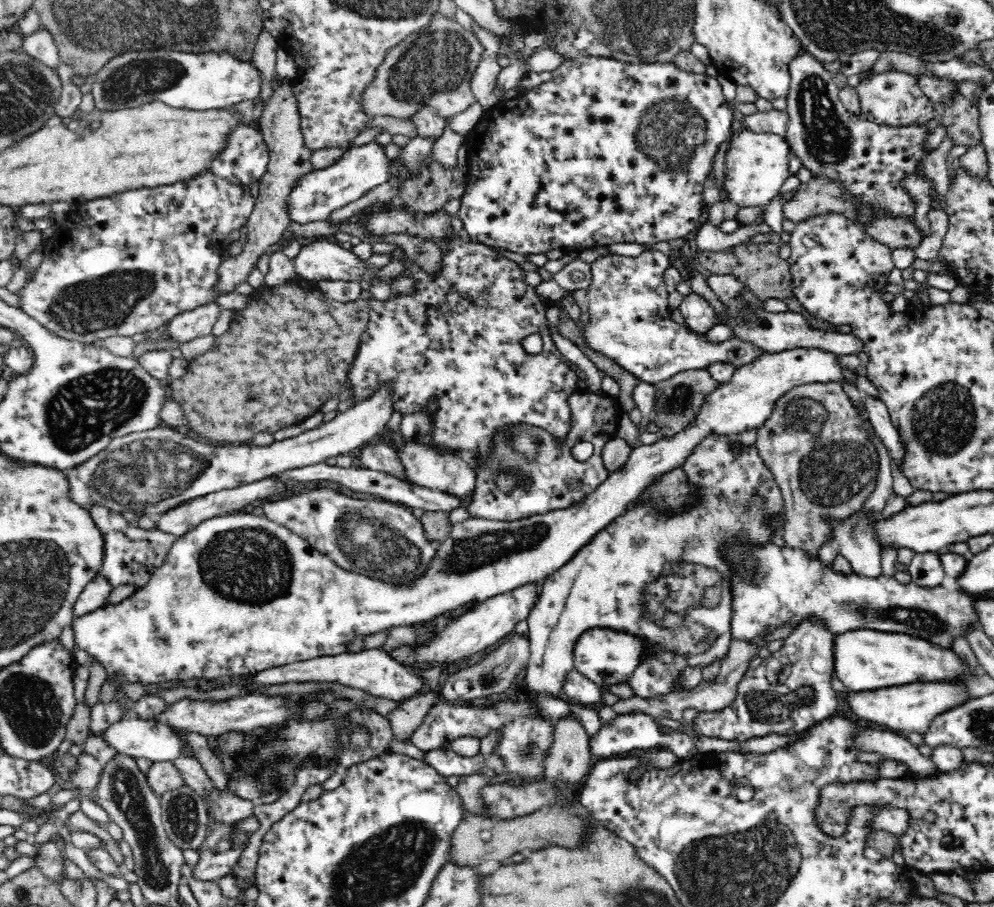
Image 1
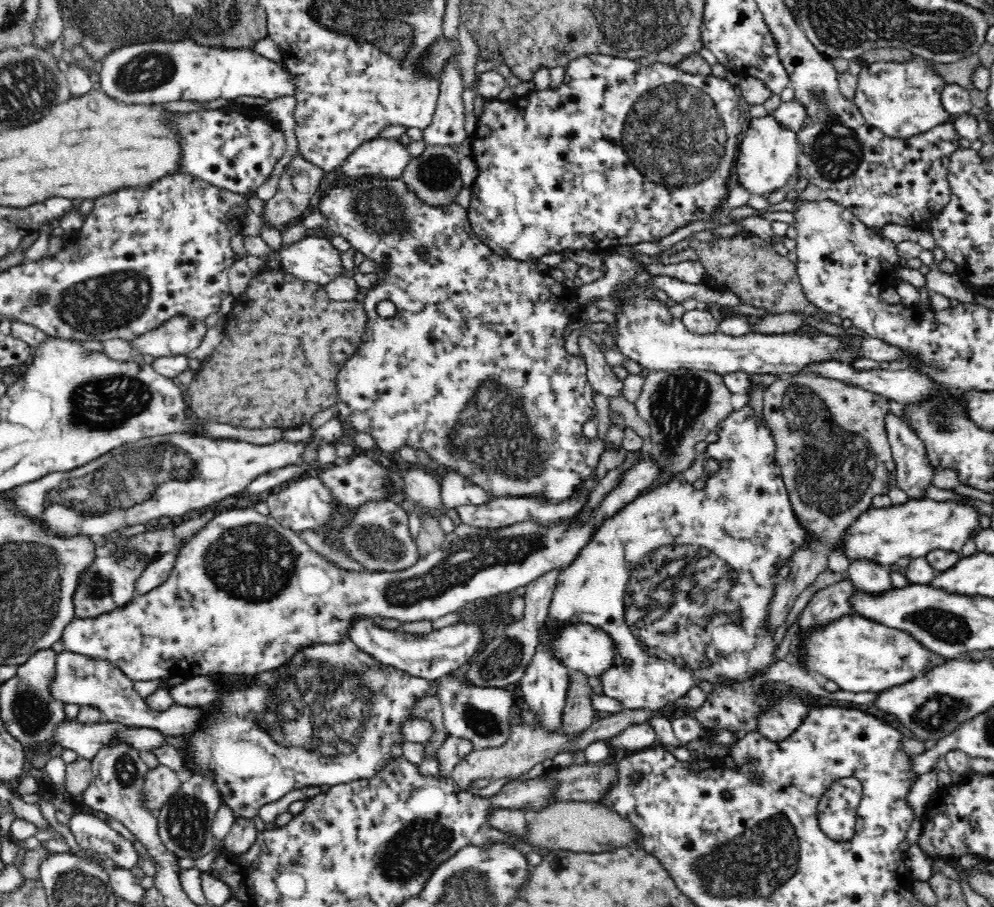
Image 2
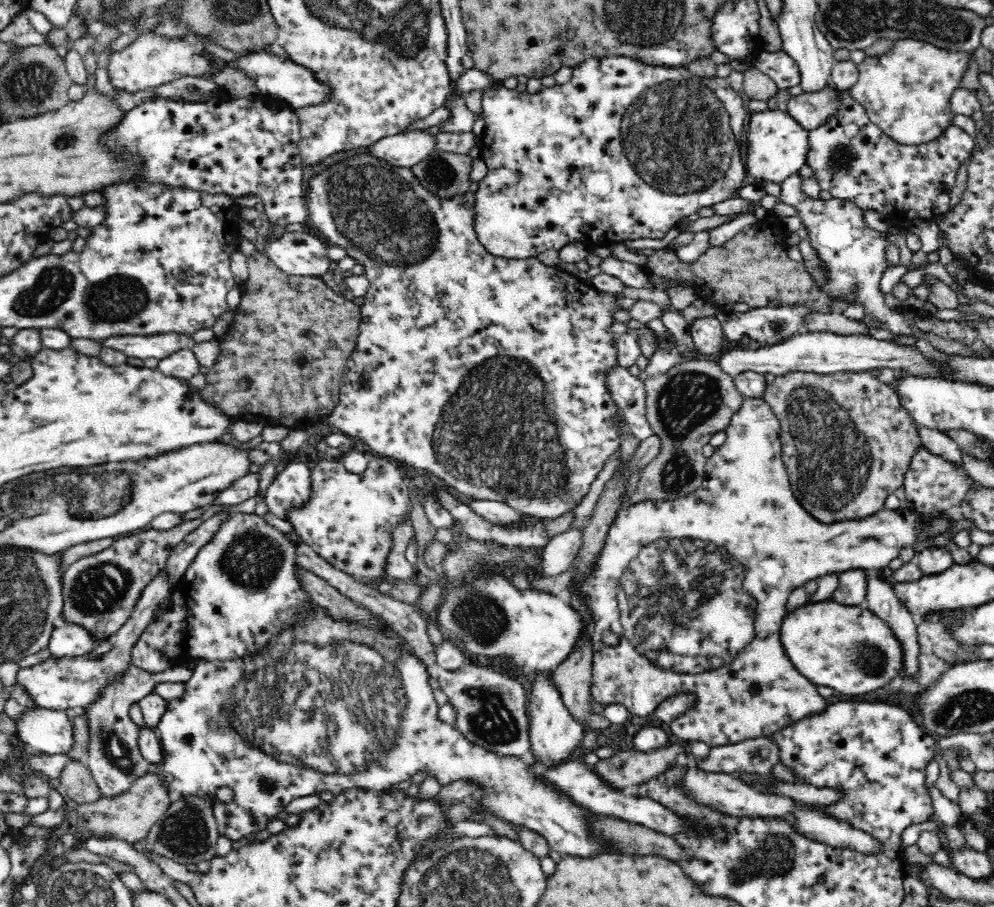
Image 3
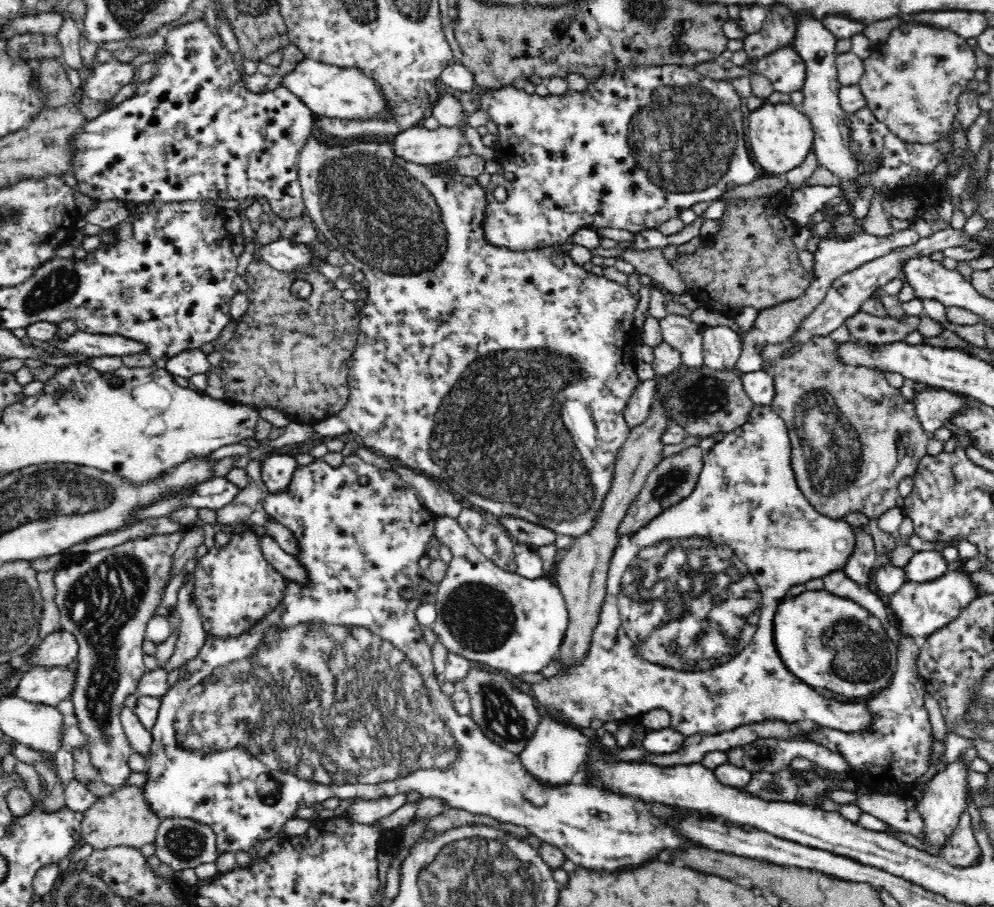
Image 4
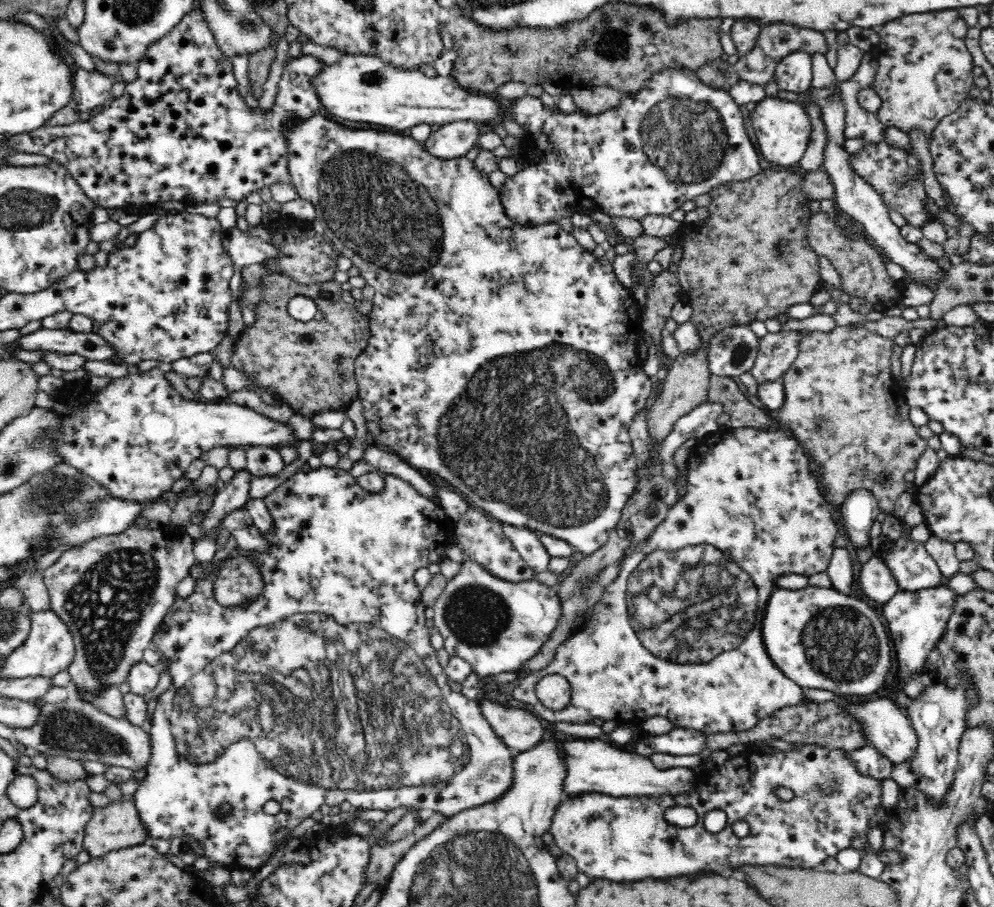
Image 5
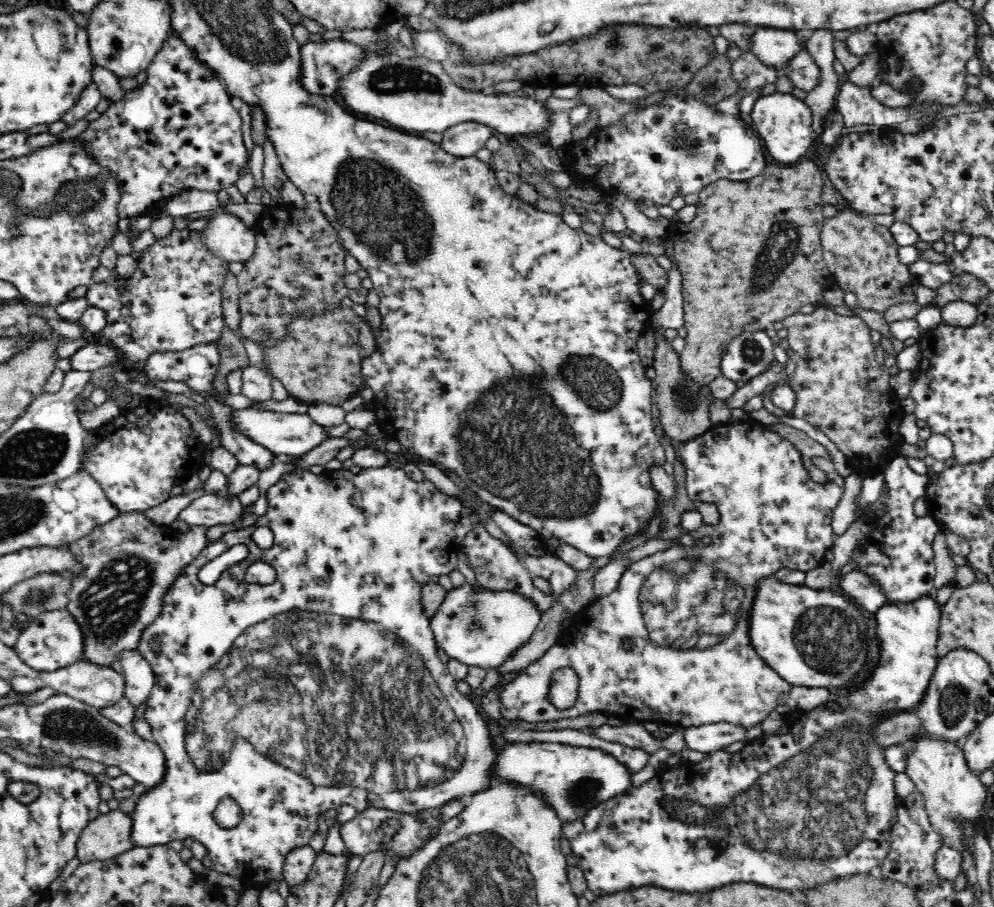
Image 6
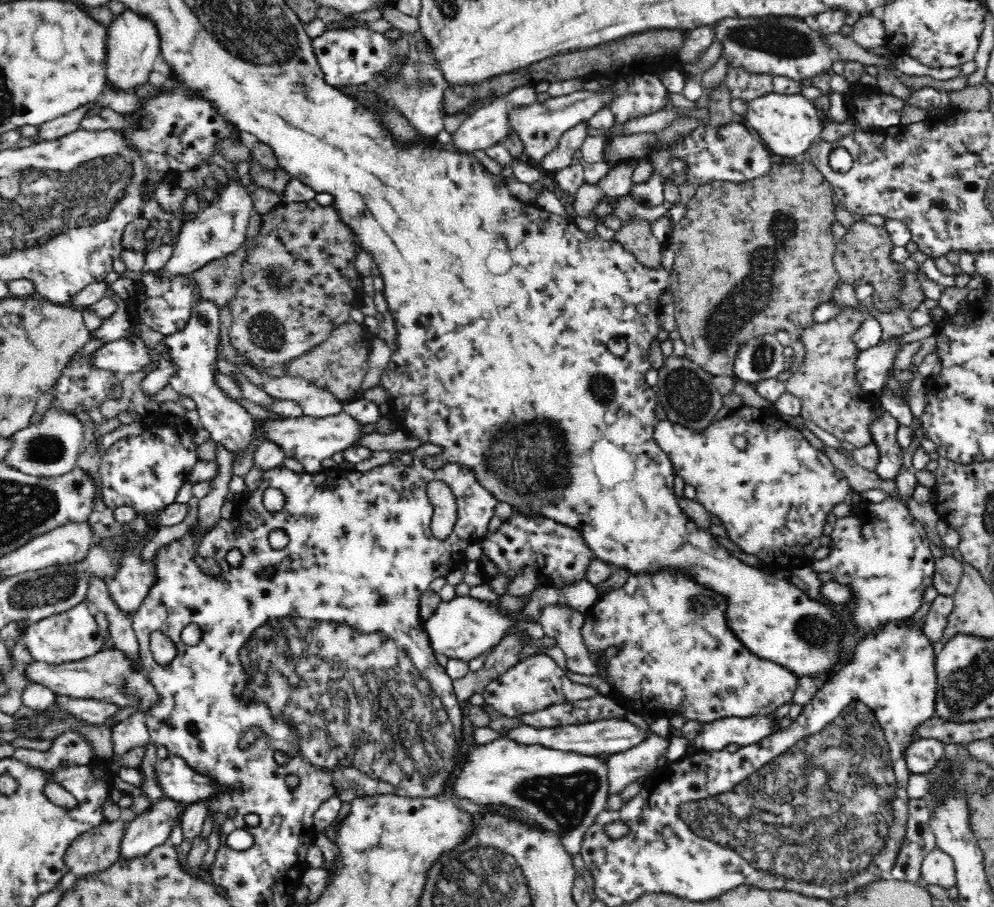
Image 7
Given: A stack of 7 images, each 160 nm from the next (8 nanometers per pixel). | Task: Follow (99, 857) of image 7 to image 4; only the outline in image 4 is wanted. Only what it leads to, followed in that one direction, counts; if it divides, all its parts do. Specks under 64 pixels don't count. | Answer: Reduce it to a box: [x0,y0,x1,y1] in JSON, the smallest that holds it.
[82,786,160,851]

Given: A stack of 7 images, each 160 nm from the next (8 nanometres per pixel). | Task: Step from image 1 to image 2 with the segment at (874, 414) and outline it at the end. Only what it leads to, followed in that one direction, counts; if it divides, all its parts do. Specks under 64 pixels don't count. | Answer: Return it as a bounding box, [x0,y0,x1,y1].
[887,412,942,500]

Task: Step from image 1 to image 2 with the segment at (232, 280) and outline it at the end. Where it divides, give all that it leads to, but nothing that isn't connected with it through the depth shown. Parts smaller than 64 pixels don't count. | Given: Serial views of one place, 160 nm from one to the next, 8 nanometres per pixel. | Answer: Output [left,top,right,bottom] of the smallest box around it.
[262,154,328,224]

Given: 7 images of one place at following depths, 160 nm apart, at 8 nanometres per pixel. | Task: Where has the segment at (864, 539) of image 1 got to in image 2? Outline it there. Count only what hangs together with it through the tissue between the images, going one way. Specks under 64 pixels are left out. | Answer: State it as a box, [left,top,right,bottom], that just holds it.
[848,561,893,596]

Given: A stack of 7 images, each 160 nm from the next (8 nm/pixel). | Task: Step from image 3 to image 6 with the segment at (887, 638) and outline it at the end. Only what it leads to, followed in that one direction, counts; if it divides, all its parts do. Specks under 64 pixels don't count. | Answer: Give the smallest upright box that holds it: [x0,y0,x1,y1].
[748,574,868,689]

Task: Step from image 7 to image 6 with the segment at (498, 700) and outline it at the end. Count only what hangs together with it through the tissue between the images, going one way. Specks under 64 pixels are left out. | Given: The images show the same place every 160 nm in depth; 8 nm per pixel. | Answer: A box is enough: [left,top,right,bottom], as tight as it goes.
[494,415,845,729]

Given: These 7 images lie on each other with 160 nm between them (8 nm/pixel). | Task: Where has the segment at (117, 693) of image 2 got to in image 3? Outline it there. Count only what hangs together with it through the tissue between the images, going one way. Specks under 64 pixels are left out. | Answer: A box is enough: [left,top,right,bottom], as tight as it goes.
[17,569,173,711]

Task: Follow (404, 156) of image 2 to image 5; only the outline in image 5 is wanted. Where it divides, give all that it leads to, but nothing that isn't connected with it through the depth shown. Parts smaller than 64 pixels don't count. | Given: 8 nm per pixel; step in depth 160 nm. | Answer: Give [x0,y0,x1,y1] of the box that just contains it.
[423,120,484,159]

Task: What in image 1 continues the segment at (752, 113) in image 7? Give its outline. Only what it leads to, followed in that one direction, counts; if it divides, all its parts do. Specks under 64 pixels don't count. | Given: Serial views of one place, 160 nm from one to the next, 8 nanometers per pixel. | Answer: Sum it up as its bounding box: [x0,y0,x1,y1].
[720,128,790,208]

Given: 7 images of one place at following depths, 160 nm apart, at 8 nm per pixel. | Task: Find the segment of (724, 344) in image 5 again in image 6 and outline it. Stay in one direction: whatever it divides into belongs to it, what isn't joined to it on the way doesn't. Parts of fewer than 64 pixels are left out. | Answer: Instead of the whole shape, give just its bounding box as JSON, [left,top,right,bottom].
[720,331,777,384]

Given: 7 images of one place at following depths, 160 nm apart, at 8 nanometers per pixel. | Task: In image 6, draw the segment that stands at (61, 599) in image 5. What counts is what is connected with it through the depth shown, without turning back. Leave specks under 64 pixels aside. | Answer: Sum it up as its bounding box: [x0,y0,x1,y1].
[58,512,208,665]

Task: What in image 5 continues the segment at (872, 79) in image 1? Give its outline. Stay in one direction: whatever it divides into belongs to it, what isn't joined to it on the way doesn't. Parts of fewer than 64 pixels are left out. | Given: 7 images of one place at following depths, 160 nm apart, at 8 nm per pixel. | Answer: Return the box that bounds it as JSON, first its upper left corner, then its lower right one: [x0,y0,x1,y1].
[872,10,975,140]

